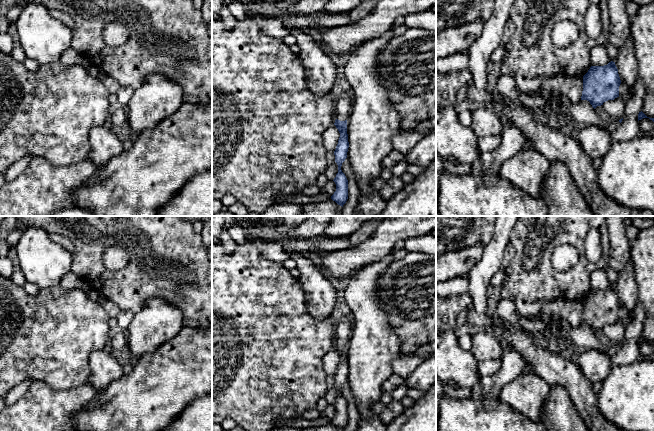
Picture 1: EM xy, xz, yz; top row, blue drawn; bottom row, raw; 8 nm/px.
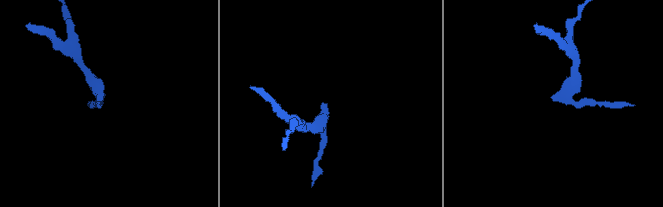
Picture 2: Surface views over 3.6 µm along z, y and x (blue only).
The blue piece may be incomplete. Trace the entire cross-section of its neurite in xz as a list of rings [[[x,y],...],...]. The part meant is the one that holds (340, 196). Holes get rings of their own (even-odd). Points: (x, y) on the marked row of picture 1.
[[[350,91],[342,92],[335,101],[336,120],[334,125],[340,133],[340,137],[334,151],[335,162],[338,165],[338,173],[333,180],[336,184],[336,191],[331,196],[331,199],[342,207],[348,199],[348,180],[345,174],[342,172],[341,166],[347,158],[347,152],[349,148],[347,119],[351,112],[352,104],[353,96]]]

